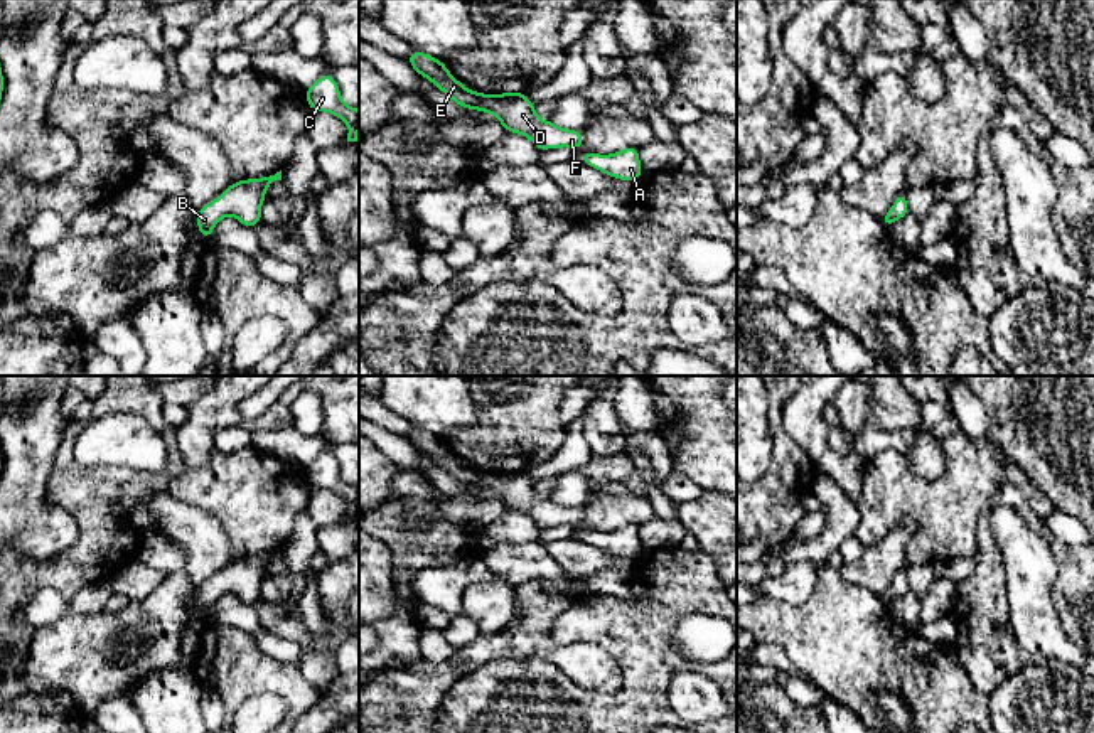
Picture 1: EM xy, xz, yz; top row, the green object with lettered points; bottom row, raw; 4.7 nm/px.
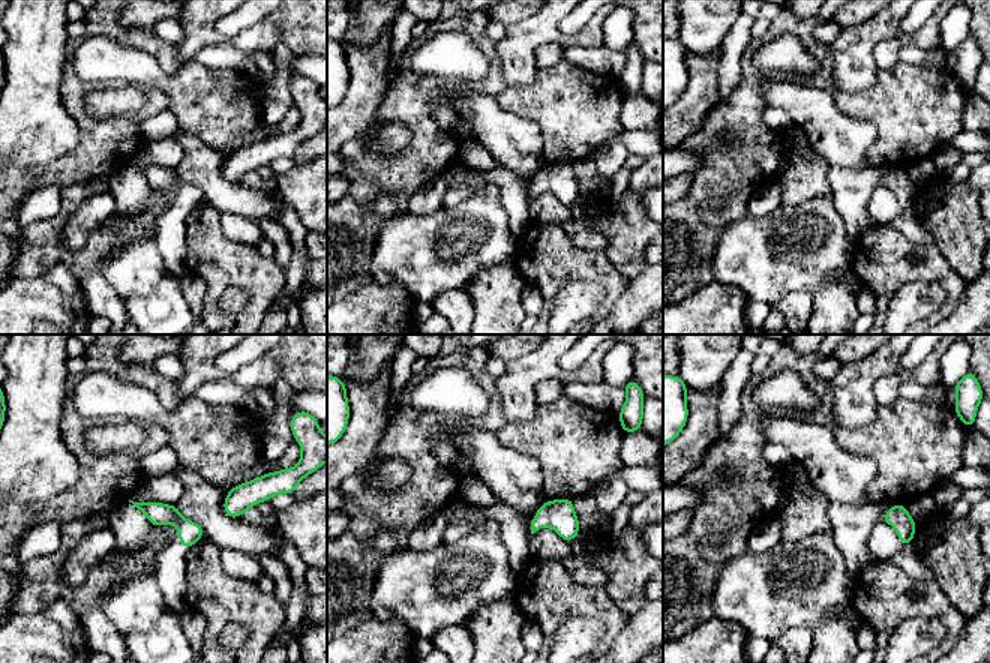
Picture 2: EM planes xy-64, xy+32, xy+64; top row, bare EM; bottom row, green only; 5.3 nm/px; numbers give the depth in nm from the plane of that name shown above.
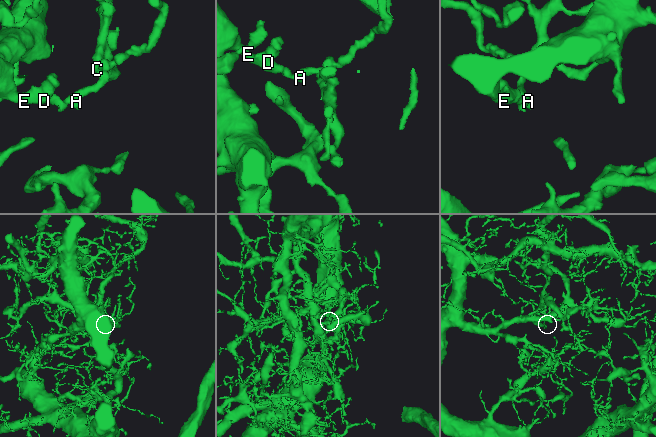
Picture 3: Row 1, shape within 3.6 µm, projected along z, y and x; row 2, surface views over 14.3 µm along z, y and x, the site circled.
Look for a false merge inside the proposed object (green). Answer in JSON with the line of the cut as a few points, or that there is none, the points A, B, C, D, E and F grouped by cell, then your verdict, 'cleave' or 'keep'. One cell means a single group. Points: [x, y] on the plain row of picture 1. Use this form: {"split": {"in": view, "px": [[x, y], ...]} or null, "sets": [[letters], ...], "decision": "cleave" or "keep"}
{"split": null, "sets": [["A", "B", "C", "D", "E", "F"]], "decision": "keep"}

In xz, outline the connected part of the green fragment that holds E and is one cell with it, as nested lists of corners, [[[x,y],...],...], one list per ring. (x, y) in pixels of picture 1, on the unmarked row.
[[[415,426],[406,440],[453,477],[460,487],[492,490],[506,509],[528,514],[539,529],[560,524],[580,526],[585,519],[582,507],[566,507],[550,497],[539,497],[526,470],[482,472],[470,468],[448,450],[443,438]]]

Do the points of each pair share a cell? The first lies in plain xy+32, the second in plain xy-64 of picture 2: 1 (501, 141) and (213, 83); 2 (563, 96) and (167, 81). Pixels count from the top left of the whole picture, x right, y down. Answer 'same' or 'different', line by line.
1: different
2: same

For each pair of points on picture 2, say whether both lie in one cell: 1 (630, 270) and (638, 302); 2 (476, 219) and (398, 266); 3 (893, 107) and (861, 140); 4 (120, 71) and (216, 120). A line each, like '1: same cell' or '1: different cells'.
1: different cells
2: same cell
3: different cells
4: same cell

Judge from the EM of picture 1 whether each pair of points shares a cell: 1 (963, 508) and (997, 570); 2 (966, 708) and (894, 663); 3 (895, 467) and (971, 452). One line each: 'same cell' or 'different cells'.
1: different cells
2: same cell
3: same cell

